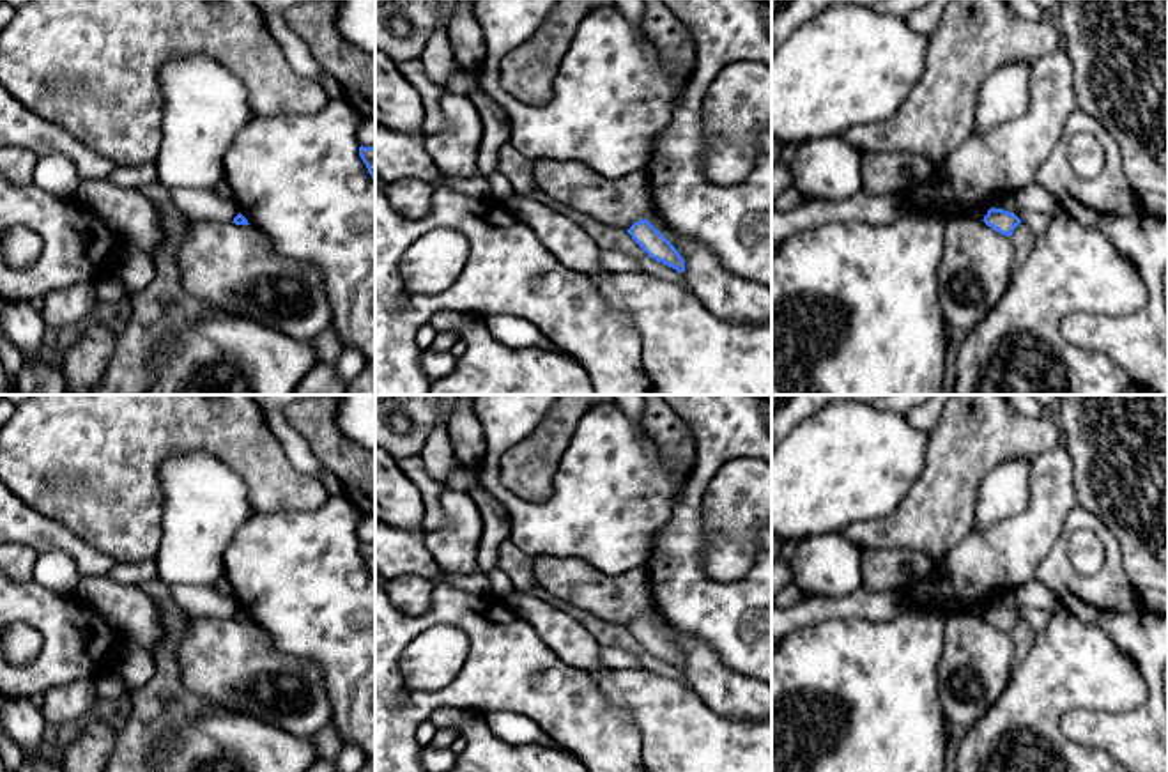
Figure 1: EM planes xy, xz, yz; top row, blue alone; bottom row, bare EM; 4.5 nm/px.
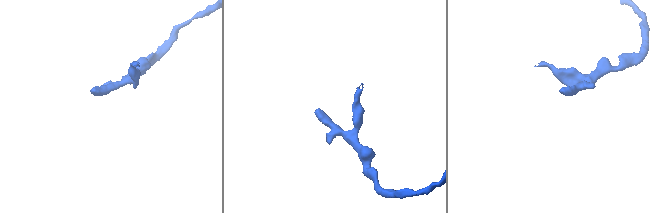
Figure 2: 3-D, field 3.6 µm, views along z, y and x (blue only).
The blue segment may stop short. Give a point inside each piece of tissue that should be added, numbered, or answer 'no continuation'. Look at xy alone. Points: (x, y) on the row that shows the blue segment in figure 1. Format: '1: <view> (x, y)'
no continuation

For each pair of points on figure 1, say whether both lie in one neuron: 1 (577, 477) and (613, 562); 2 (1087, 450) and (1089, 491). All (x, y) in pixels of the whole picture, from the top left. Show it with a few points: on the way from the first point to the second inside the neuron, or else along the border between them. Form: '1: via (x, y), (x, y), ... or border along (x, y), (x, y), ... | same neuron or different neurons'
1: via (599, 498), (606, 505), (613, 540) | same neuron
2: via (1089, 461), (1089, 480) | same neuron

